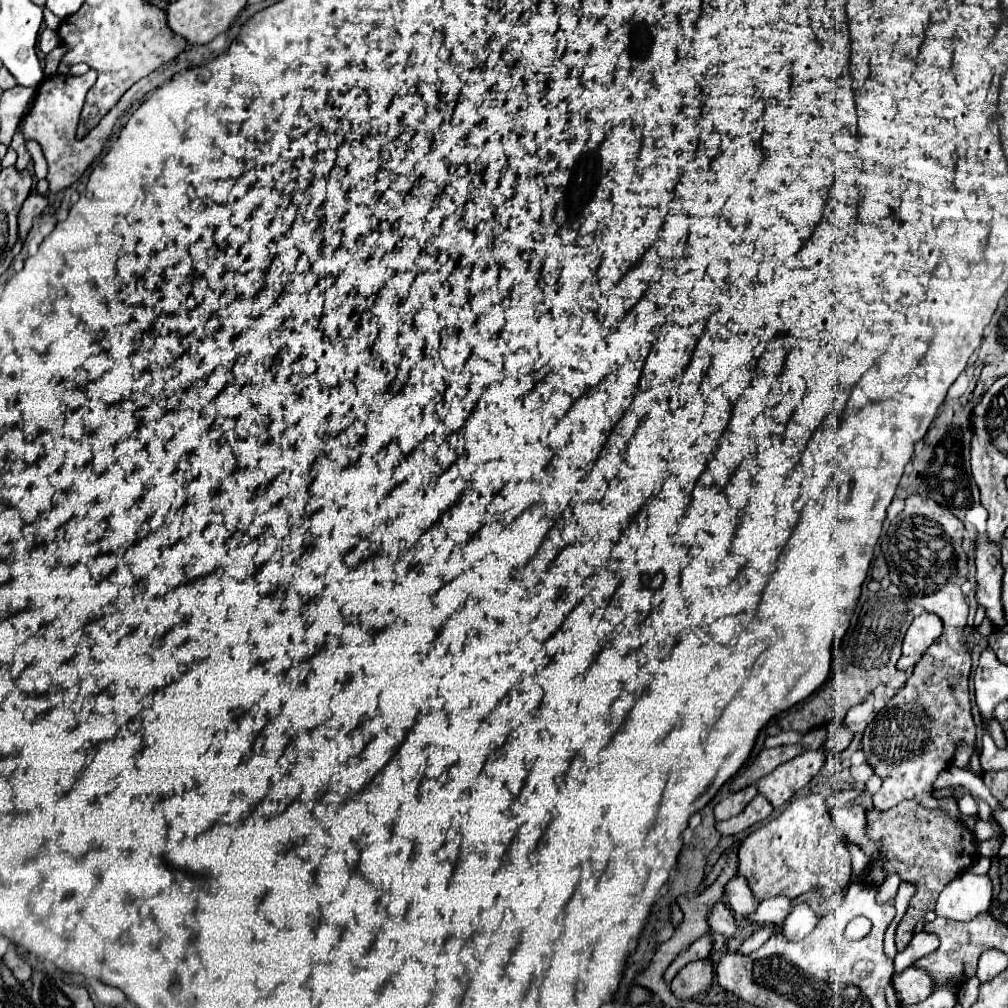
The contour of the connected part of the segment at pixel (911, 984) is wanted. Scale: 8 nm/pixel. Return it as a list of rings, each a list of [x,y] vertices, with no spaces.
[[[909,967],[901,975],[893,975],[893,987],[903,1005],[913,1005],[931,995],[935,981],[925,969]]]

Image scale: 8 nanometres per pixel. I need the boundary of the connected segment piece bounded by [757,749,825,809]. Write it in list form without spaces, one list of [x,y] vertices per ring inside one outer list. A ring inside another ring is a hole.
[[[803,751],[795,759],[779,765],[773,773],[759,779],[757,789],[767,801],[779,809],[783,807],[797,791],[801,791],[825,763],[825,751]]]

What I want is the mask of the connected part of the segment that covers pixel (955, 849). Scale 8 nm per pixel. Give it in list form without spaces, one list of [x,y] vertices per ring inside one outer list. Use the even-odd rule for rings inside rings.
[[[903,801],[887,811],[879,811],[871,807],[871,809],[865,809],[865,815],[867,815],[865,833],[873,843],[879,845],[885,859],[871,861],[867,871],[859,875],[859,883],[867,887],[877,887],[887,879],[887,875],[897,873],[901,881],[915,885],[915,895],[909,901],[907,913],[901,925],[897,927],[897,937],[895,937],[897,951],[903,951],[911,941],[915,923],[923,919],[927,911],[933,911],[941,889],[947,883],[951,883],[955,877],[959,877],[959,873],[965,873],[969,865],[979,857],[979,841],[975,839],[973,831],[969,831],[959,819],[939,809],[925,809],[915,801]],[[933,863],[937,863],[937,873],[933,871]],[[921,881],[923,881],[923,887],[921,887]]]

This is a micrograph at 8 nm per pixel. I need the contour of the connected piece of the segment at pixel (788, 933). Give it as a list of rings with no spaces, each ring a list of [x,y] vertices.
[[[799,903],[783,921],[783,935],[787,941],[799,941],[803,937],[807,937],[817,925],[817,915],[813,913],[813,909],[809,909],[809,905]]]

